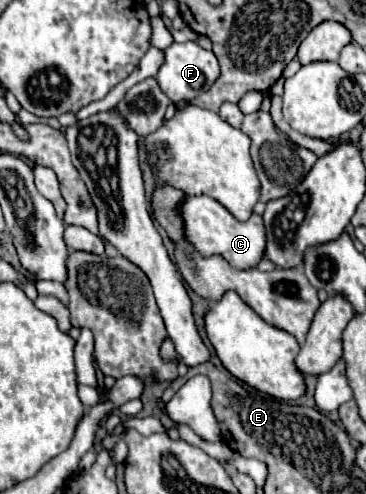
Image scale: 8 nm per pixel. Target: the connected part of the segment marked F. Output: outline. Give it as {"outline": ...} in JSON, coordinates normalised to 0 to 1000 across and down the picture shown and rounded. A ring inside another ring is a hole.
{"outline":[[[475,85],[470,93],[459,93],[448,101],[454,121],[437,138],[437,146],[426,150],[426,162],[437,170],[437,178],[448,182],[448,190],[475,206],[497,206],[497,202],[525,202],[536,194],[546,194],[552,186],[563,186],[601,154],[601,130],[585,113],[579,101],[557,101],[541,85],[503,85],[486,89]]]}

